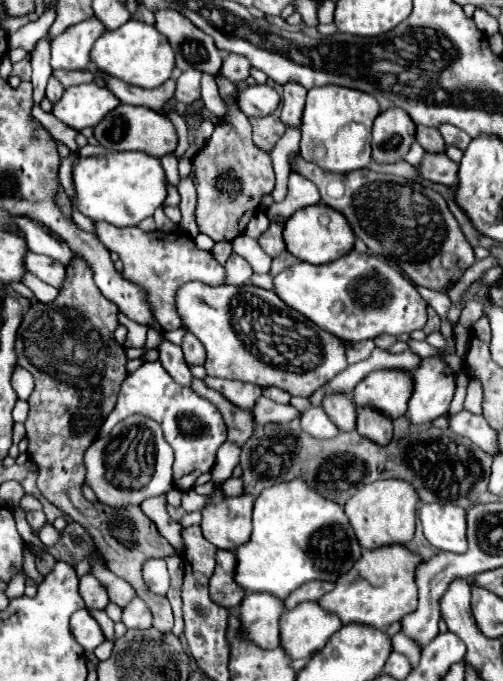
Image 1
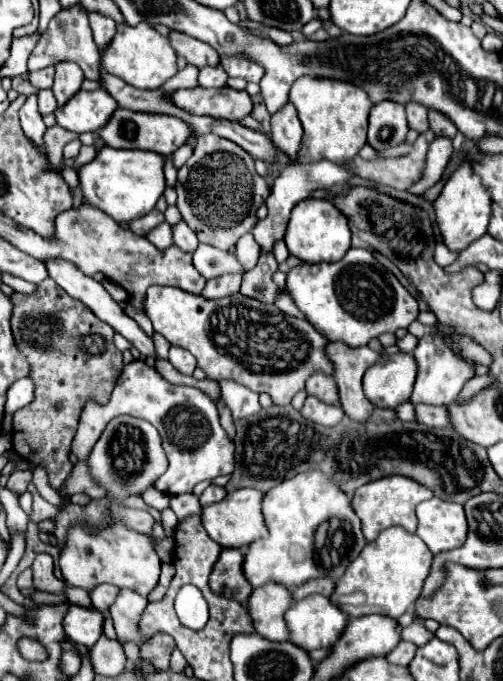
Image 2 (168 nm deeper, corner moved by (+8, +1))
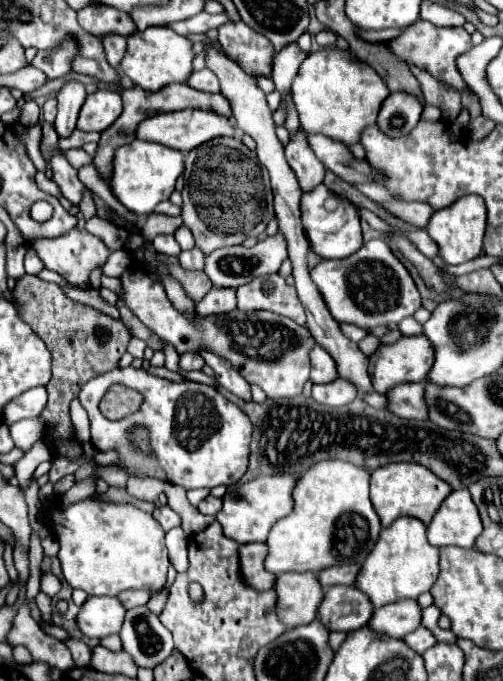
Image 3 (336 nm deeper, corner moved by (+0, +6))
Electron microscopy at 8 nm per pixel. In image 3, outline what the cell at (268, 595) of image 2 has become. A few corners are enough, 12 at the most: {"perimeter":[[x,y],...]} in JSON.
{"perimeter":[[278,574],[280,620],[316,618],[324,590],[316,574]]}

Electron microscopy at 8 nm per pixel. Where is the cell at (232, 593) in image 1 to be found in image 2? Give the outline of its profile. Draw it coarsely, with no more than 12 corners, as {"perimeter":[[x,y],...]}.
{"perimeter":[[222,549],[210,589],[246,603],[252,585],[242,575],[244,553]]}

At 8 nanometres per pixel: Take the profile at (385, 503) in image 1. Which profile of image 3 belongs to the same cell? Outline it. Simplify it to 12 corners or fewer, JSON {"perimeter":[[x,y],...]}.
{"perimeter":[[420,464],[380,466],[370,500],[384,528],[430,524],[452,486]]}

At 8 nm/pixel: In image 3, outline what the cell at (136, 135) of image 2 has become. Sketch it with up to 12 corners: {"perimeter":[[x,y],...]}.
{"perimeter":[[186,108],[146,118],[136,138],[180,152],[236,136],[232,118]]}

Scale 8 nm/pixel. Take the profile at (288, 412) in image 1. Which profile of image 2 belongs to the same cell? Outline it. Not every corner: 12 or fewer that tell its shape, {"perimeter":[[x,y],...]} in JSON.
{"perimeter":[[220,381],[222,399],[234,419],[260,411],[258,393]]}

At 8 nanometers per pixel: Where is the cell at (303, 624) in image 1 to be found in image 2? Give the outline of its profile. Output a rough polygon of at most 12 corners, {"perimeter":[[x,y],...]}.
{"perimeter":[[324,595],[296,601],[284,617],[288,641],[330,649],[348,623]]}

